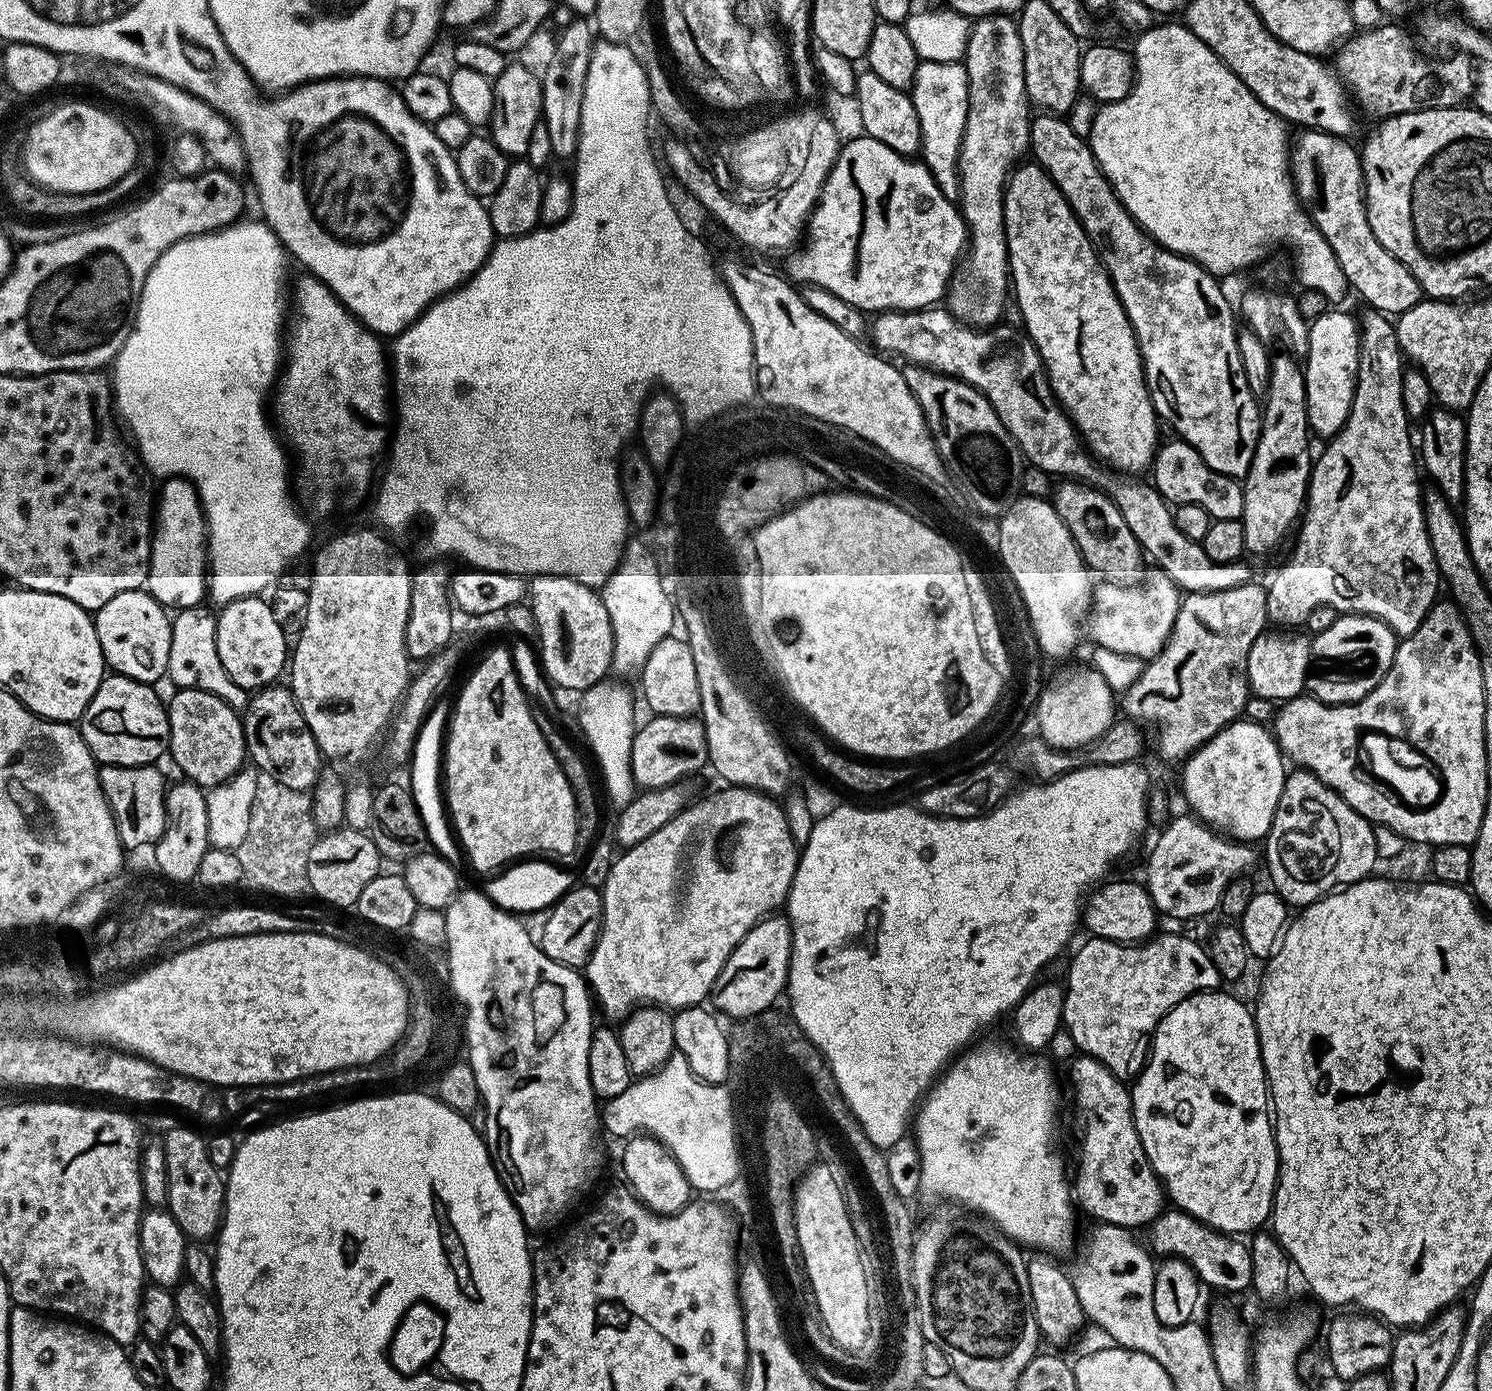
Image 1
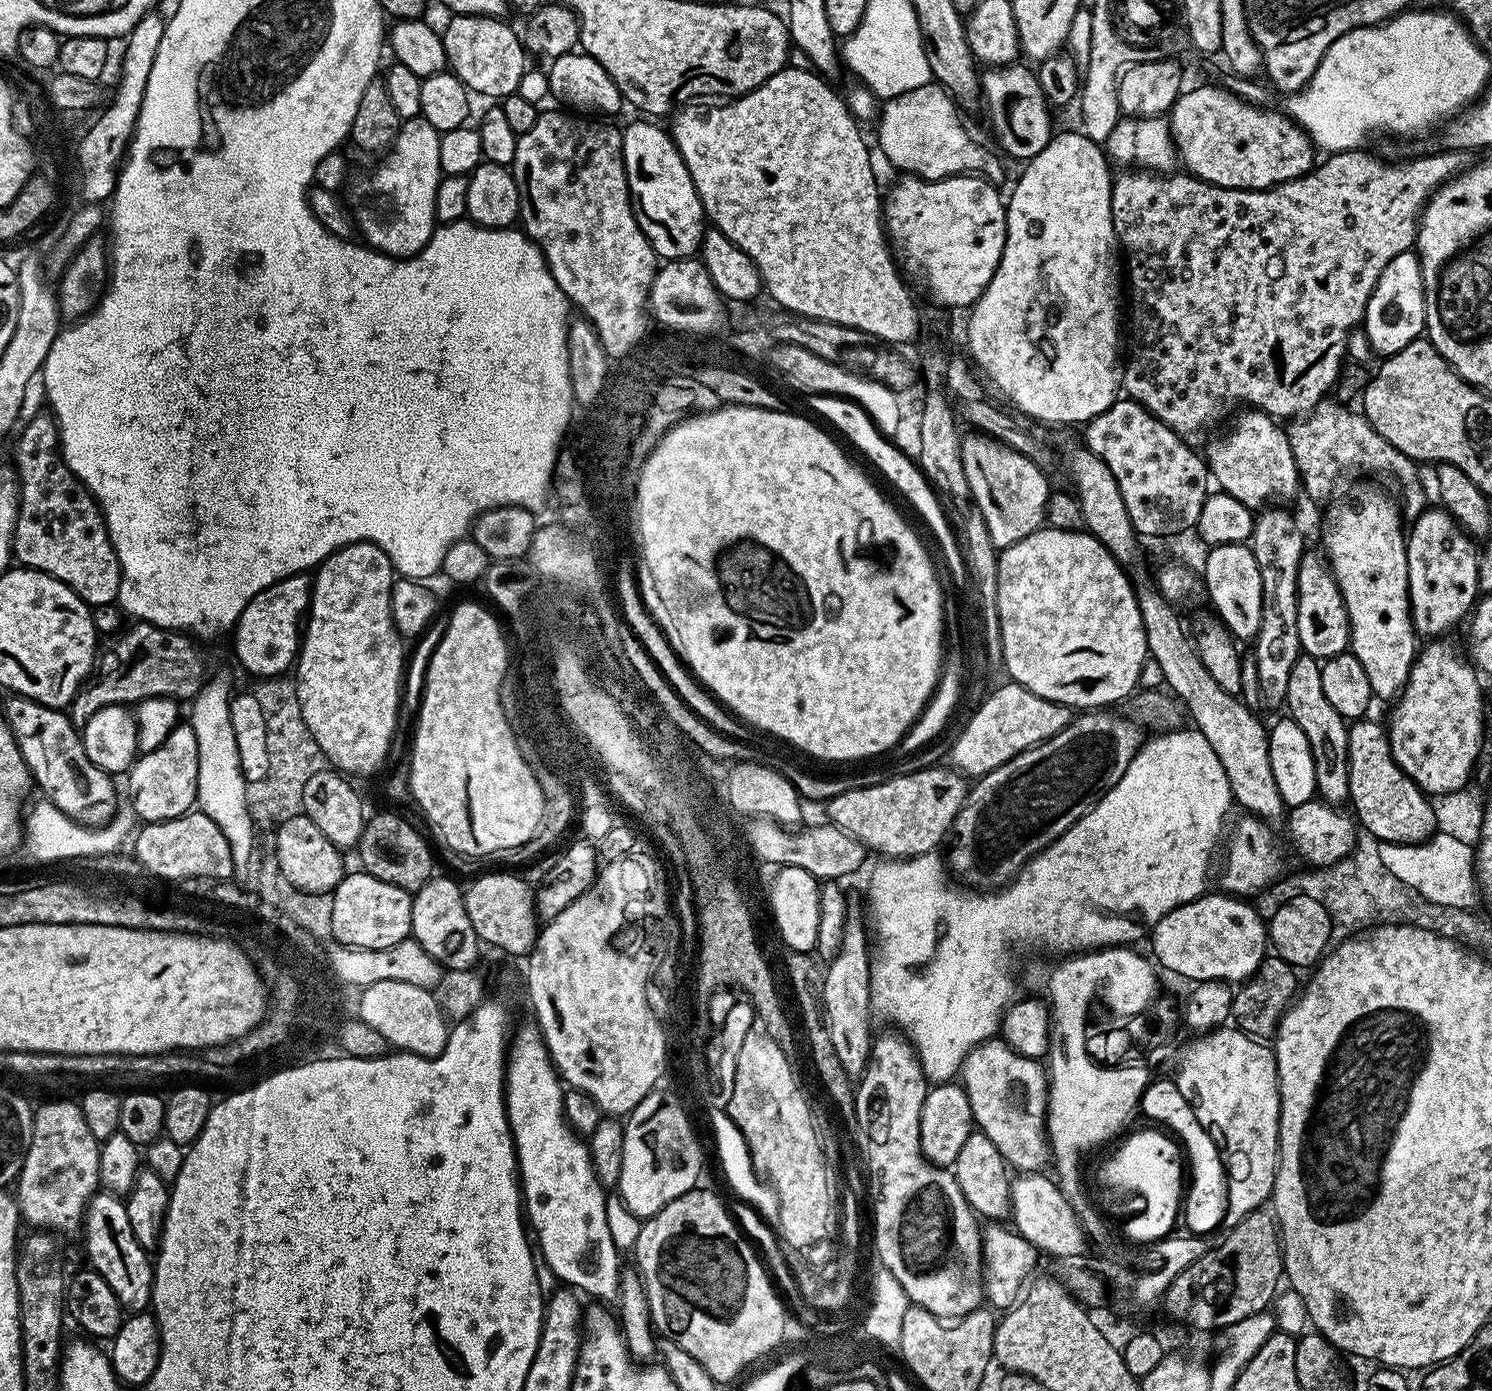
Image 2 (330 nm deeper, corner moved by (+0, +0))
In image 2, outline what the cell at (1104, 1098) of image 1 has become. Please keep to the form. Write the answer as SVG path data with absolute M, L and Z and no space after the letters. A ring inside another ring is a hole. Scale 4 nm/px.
M993 1038L974 1046L974 1050L966 1054L958 1076L970 1098L970 1110L975 1127L984 1132L986 1138L994 1142L994 1146L998 1146L998 1154L1002 1154L1009 1169L1020 1174L1047 1169L1047 1164L1050 1164L1050 1145L1046 1127L1048 1074L1045 1065L1039 1059L1031 1060L1018 1054L1004 1039Z

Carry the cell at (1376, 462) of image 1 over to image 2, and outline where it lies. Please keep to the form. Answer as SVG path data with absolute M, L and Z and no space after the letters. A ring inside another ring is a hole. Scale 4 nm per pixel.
M1364 488L1357 494L1353 504L1329 503L1328 513L1324 516L1324 552L1328 555L1326 564L1336 579L1348 611L1350 651L1358 658L1358 662L1362 662L1362 670L1366 670L1366 678L1370 678L1373 697L1377 701L1388 700L1387 702L1399 697L1418 655L1418 637L1412 625L1408 597L1406 524L1403 524L1405 521L1402 519L1401 505L1393 500L1388 500L1387 494L1376 488Z

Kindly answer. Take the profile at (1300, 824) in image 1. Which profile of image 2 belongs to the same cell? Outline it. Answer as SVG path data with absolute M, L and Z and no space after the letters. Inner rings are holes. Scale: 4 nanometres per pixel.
M1301 654L1290 669L1284 704L1289 708L1290 718L1302 726L1302 734L1310 742L1314 758L1314 778L1319 799L1325 804L1340 806L1348 800L1347 784L1347 738L1349 725L1343 716L1330 706L1322 690L1321 661L1317 657ZM1343 802L1343 803L1342 803Z

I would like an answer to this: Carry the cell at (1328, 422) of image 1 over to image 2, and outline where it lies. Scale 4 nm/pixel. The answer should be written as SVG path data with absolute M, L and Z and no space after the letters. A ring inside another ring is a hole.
M1409 250L1395 256L1386 266L1386 270L1382 270L1364 311L1362 329L1368 335L1373 353L1377 357L1380 355L1380 358L1387 358L1402 350L1402 346L1421 339L1425 331L1425 318L1426 302L1420 257L1415 251Z

